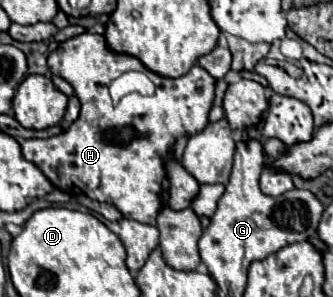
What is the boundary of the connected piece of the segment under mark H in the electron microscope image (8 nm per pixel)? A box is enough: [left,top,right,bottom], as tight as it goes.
[22,33,216,225]

